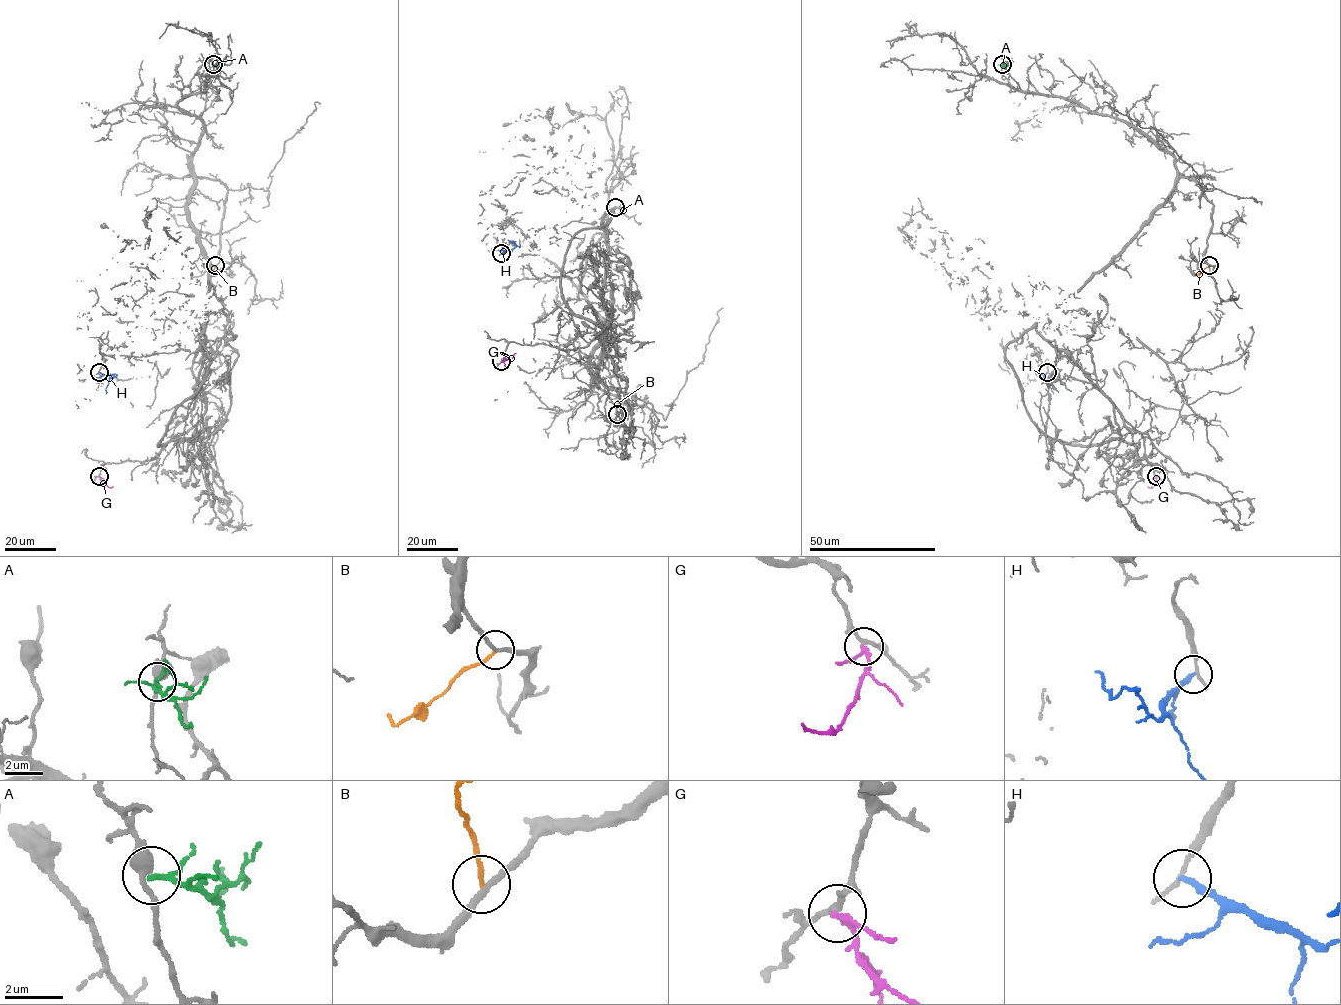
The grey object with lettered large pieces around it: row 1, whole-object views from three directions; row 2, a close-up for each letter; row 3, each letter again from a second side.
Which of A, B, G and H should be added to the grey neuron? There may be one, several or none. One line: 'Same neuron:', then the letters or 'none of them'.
Same neuron: none of them

